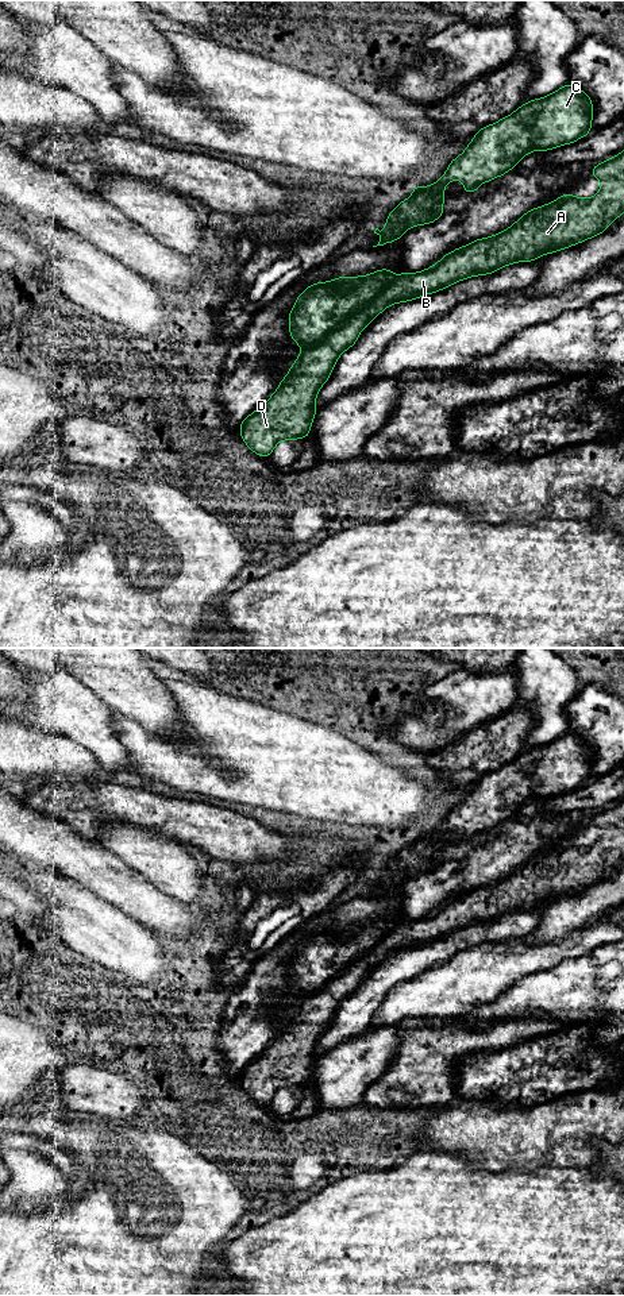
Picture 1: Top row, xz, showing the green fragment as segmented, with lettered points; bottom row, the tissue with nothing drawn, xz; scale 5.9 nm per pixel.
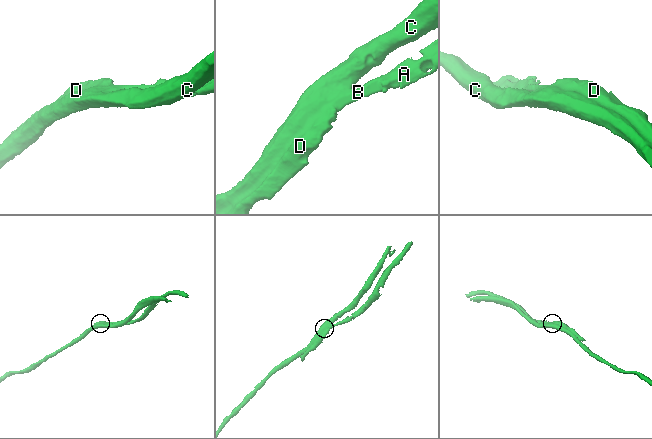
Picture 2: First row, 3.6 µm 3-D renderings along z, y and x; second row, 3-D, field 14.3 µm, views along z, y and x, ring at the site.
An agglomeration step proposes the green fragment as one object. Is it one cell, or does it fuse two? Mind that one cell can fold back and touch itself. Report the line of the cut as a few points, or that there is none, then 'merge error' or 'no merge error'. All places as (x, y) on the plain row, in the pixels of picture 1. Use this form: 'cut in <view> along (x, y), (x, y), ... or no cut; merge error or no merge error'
cut in xz along (395, 924), (366, 953), (319, 990), (303, 998); merge error

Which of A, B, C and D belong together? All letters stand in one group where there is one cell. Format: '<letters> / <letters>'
A B D / C

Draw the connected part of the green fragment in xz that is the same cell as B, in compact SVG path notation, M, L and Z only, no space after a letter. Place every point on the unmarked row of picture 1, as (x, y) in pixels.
M624 798L596 813L590 822L601 829L594 845L563 841L556 849L527 859L505 879L458 895L423 919L394 923L367 954L320 991L303 998L273 1044L242 1069L242 1088L258 1104L269 1106L278 1089L308 1085L316 1045L336 1008L388 954L436 941L470 925L492 923L516 910L532 910L608 878L624 861Z

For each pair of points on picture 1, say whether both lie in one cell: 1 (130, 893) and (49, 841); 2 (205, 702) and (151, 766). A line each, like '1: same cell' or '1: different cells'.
1: same cell
2: same cell

